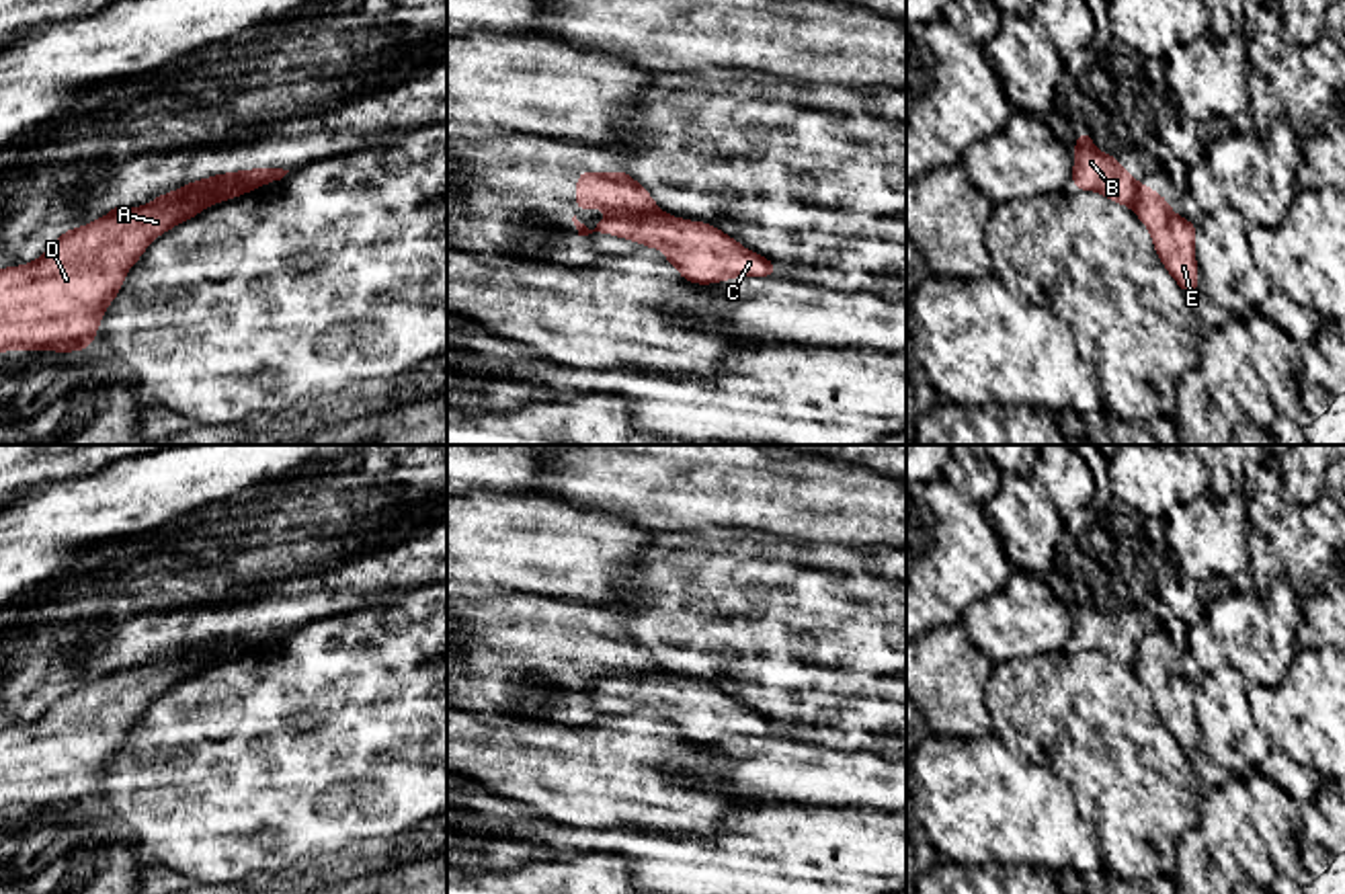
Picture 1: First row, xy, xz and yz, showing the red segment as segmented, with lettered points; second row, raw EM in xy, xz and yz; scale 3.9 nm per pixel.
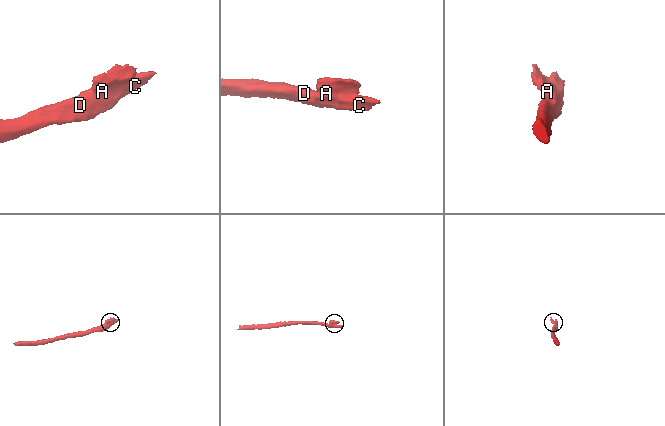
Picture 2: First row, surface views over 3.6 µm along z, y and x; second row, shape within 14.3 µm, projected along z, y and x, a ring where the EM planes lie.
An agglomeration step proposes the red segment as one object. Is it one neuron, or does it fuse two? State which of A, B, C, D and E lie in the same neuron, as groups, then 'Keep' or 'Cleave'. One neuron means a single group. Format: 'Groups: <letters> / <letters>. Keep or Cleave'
Groups: A C D E / B. Cleave

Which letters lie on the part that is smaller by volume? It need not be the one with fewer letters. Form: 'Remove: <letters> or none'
Remove: B

